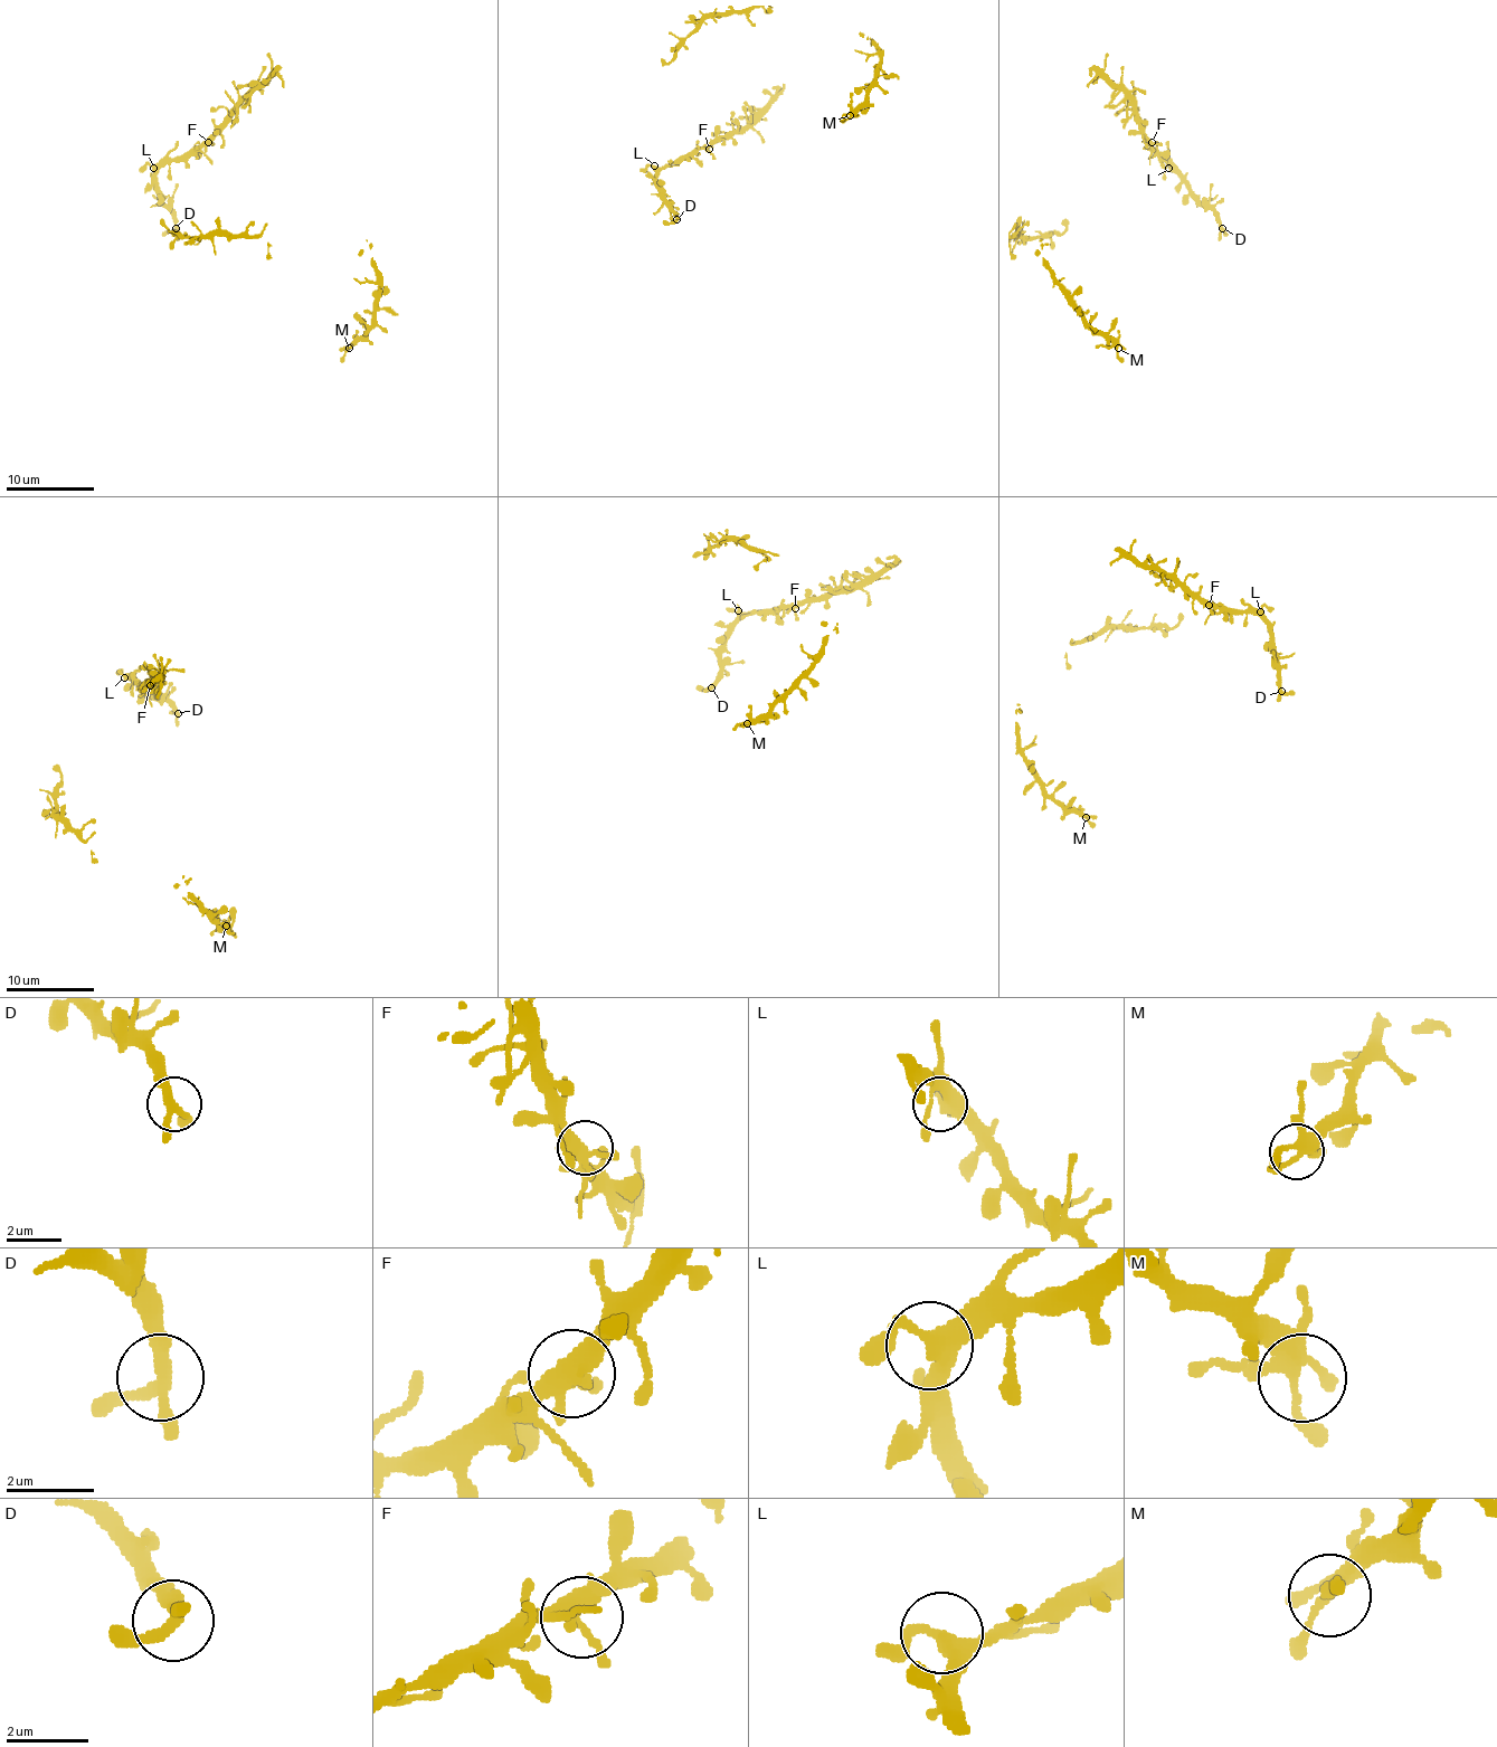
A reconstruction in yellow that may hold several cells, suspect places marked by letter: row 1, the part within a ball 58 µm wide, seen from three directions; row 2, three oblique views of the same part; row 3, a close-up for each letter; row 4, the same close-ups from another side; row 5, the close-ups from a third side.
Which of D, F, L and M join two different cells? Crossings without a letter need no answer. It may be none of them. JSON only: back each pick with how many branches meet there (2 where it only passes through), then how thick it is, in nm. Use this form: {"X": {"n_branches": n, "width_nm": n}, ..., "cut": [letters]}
{"cut": []}

